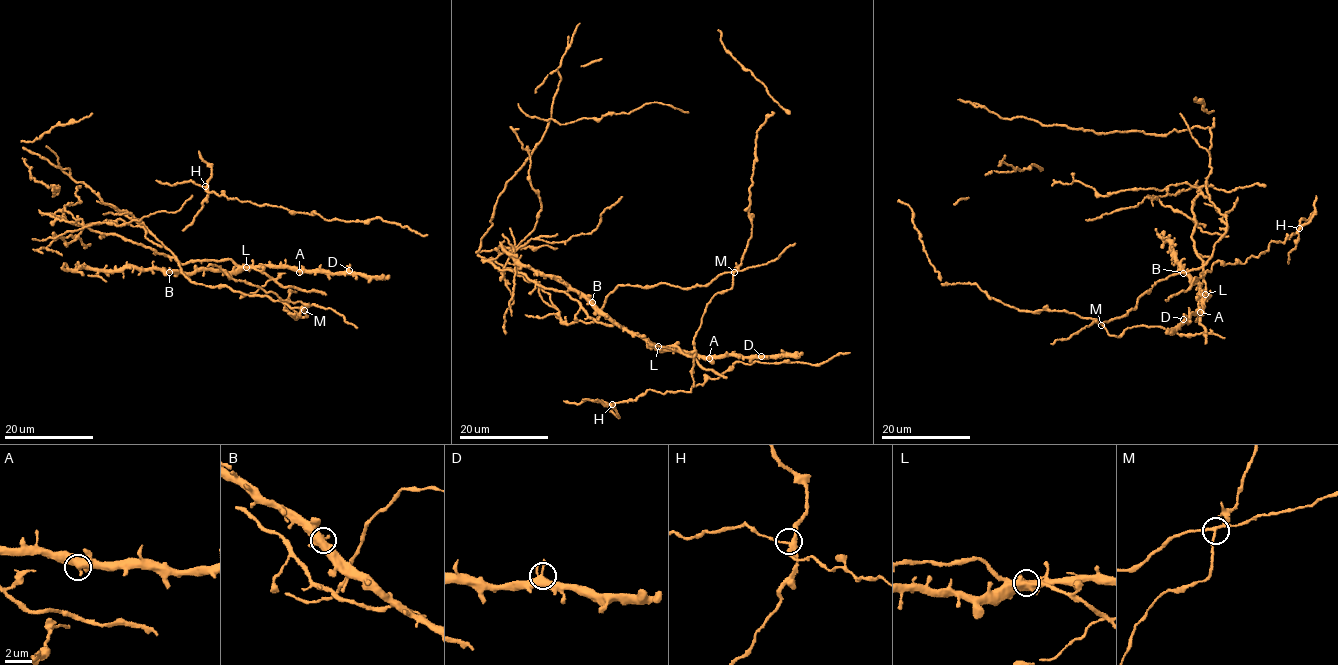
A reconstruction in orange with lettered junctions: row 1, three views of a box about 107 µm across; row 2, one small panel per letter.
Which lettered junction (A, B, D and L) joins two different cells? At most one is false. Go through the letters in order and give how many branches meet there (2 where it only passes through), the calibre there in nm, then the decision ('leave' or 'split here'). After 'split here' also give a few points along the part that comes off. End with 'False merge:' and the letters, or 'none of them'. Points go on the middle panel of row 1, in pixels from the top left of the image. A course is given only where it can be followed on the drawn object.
A: 3 branches meet; 550 nm thick; leave
B: 3 branches meet; 440 nm thick; leave
D: 4 branches meet; 360 nm thick; leave
L: 3 branches meet; 500 nm thick; split here
False merge: L

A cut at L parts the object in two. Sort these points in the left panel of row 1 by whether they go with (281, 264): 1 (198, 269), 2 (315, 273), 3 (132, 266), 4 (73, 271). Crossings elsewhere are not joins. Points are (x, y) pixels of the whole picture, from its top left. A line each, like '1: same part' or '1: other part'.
1: same part
2: same part
3: same part
4: same part

